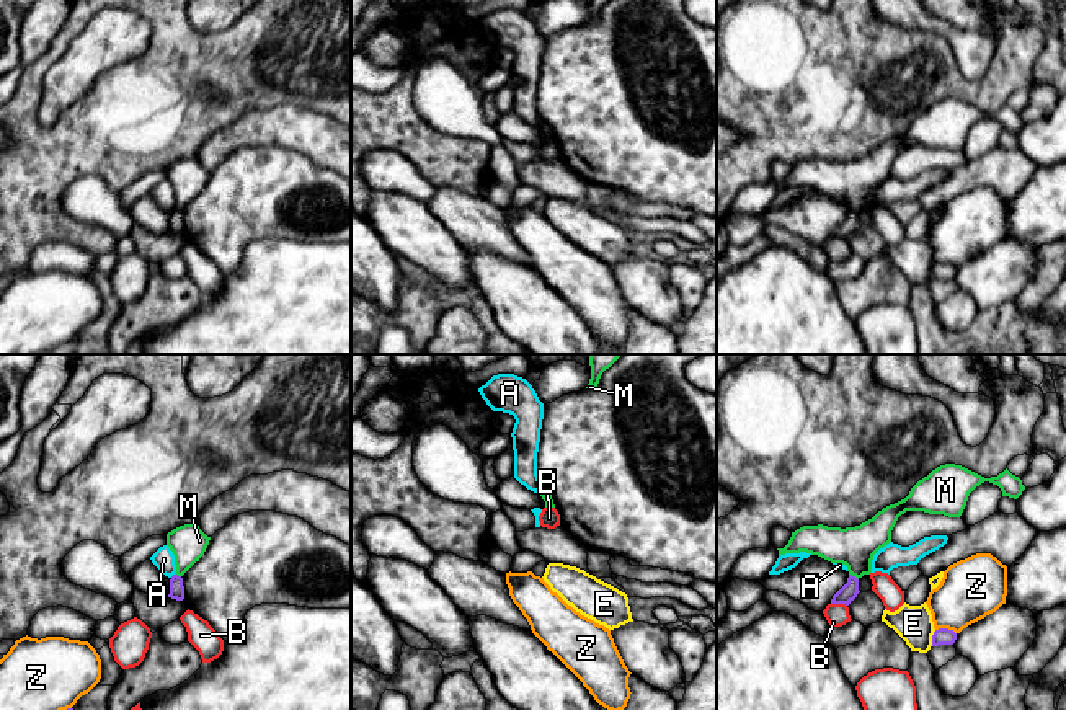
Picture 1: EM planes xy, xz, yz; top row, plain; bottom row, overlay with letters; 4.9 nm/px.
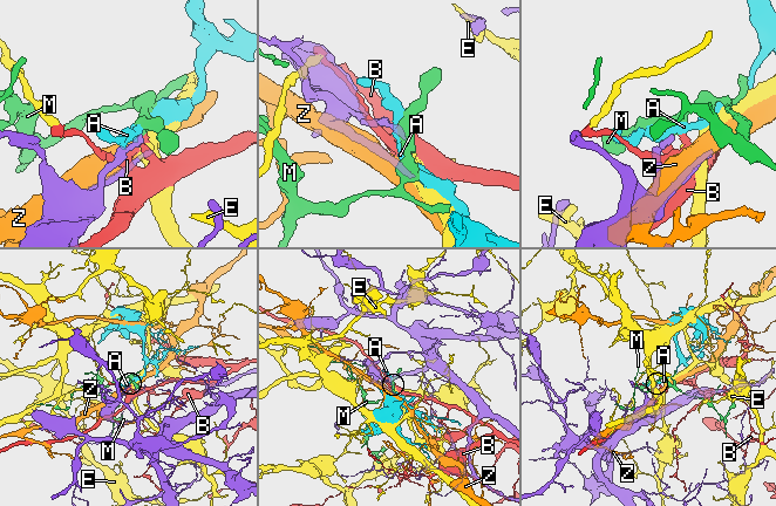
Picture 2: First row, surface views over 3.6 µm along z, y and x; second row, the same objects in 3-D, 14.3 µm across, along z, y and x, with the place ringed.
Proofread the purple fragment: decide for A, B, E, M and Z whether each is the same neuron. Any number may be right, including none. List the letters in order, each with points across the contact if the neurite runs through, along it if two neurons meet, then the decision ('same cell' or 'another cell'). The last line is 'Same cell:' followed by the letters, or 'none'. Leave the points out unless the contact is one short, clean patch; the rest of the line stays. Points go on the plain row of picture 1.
A: border xz (541, 118), (539, 126); another cell
B: another cell
E: another cell
M: border yz (849, 208), (857, 214); another cell
Z: another cell
Same cell: none

